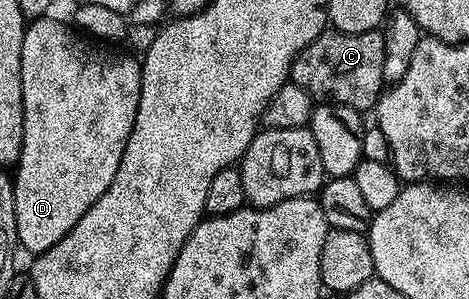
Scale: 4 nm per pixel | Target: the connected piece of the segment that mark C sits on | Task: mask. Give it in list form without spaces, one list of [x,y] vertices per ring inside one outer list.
[[[325,30],[320,33],[310,46],[296,53],[290,73],[291,83],[302,86],[312,95],[313,101],[327,102],[330,104],[341,104],[347,108],[357,110],[375,109],[376,101],[379,100],[381,92],[385,91],[386,81],[382,62],[384,61],[384,33],[377,30],[374,32],[363,32],[362,34],[346,34],[335,30]]]

